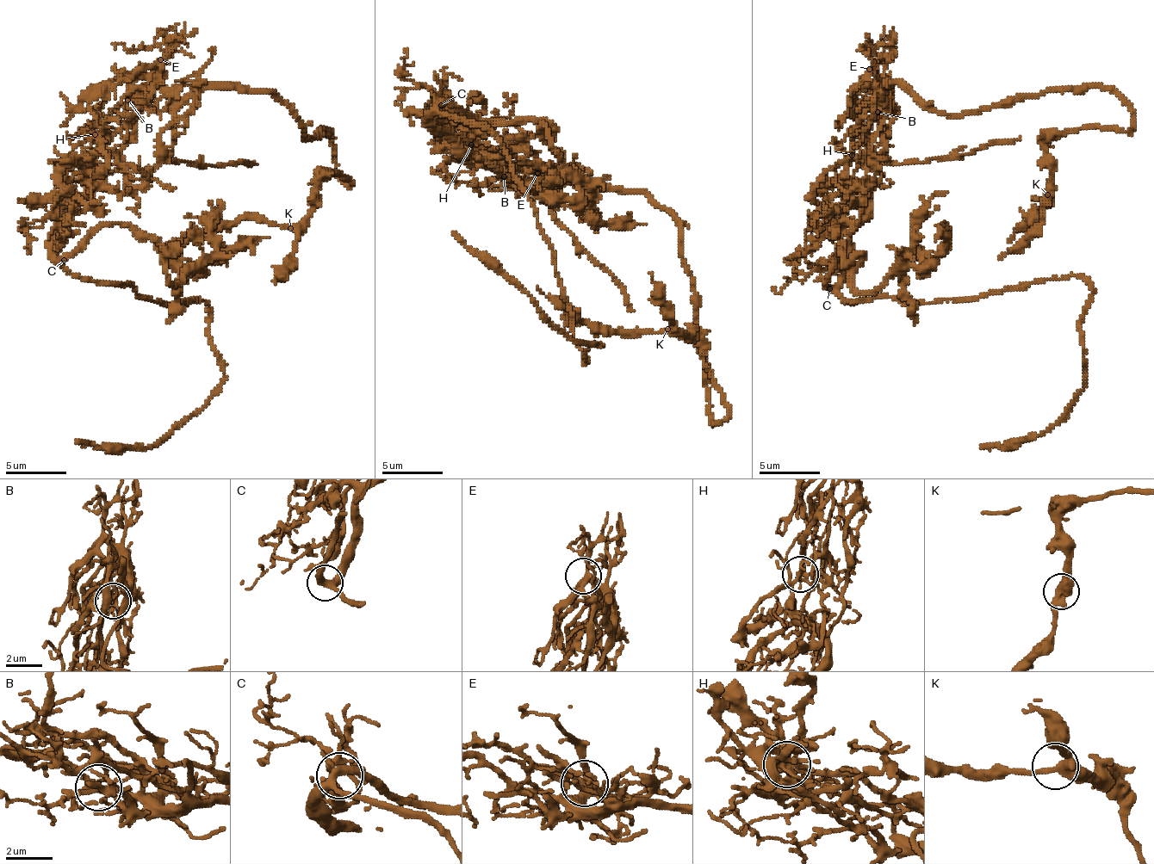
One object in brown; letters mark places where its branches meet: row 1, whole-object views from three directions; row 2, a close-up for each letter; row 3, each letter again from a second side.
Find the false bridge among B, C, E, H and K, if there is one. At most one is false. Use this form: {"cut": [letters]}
{"cut": ["H"]}

